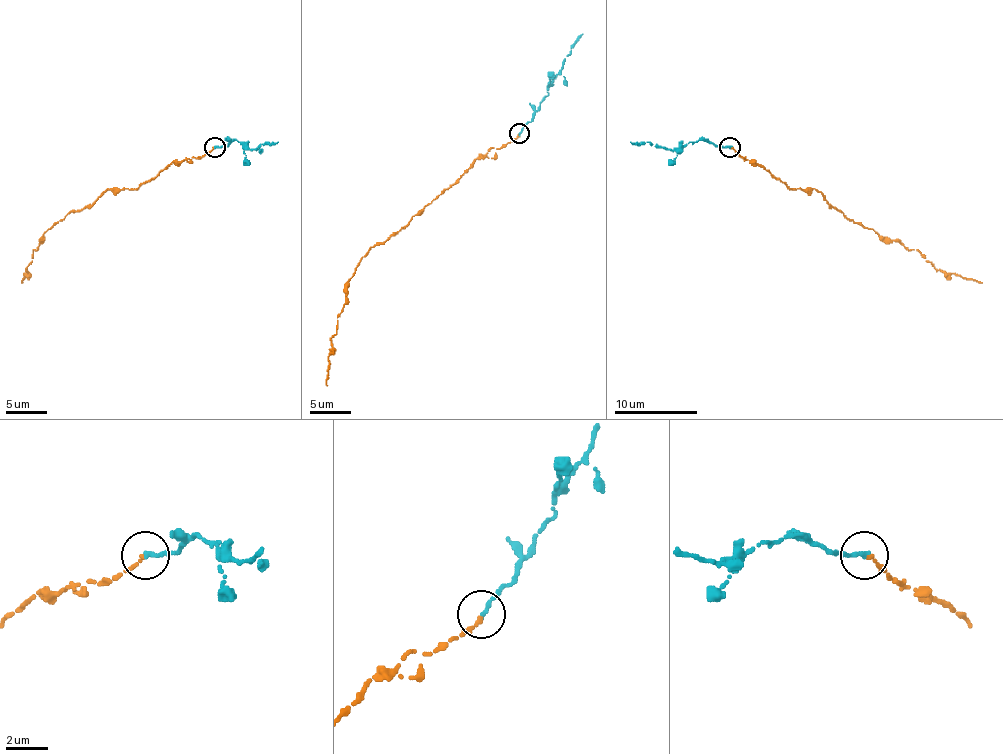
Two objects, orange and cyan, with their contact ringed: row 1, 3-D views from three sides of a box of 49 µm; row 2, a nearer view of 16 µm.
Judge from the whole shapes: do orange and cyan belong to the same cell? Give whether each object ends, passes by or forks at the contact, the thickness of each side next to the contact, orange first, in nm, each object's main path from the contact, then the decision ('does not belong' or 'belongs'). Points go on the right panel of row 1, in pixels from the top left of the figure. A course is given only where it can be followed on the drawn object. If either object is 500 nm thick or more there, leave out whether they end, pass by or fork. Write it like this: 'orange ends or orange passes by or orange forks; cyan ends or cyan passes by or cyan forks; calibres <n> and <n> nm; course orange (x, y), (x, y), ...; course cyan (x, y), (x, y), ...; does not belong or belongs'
orange ends; cyan ends; calibres 180 and 220 nm; course orange (730, 147), (790, 189), (817, 189), (829, 203), (854, 222), (916, 249), (937, 269), (982, 282); course cyan (730, 147), (703, 139), (670, 150), (649, 141), (631, 141); belongs

